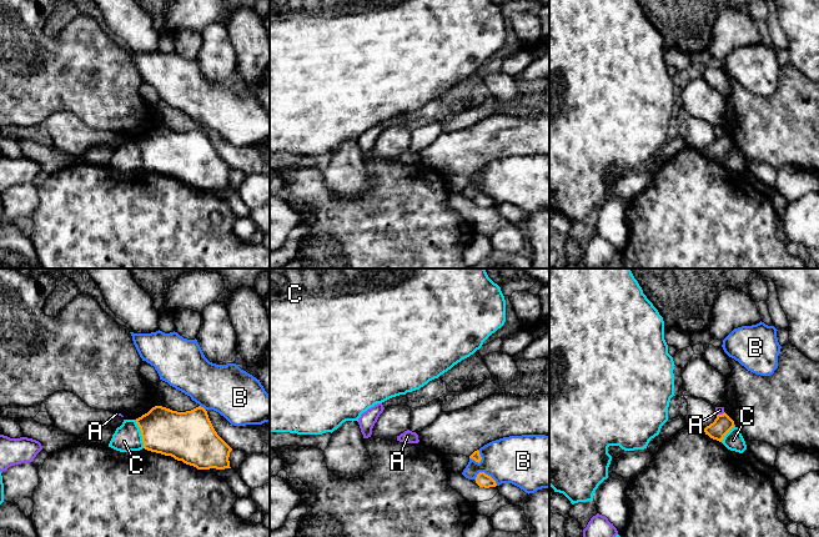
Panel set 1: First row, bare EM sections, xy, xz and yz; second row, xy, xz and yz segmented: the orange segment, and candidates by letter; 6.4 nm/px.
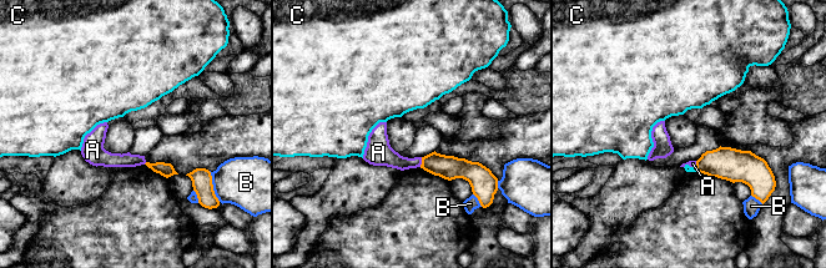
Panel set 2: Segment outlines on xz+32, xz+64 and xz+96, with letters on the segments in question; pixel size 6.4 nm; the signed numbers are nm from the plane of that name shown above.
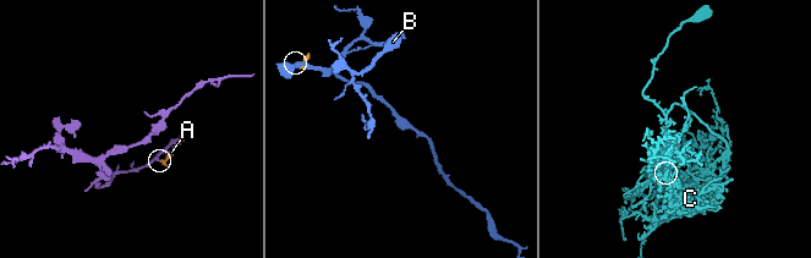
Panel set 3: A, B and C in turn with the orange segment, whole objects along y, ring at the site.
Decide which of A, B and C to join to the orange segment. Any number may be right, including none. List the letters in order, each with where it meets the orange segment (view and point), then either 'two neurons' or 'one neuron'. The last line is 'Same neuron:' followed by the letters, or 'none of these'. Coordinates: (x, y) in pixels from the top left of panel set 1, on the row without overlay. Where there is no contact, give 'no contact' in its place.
A: contact yz (720, 135); two neurons
B: contact xz (487, 195); two neurons
C: contact xy (141, 154); two neurons
Same neuron: none of these

